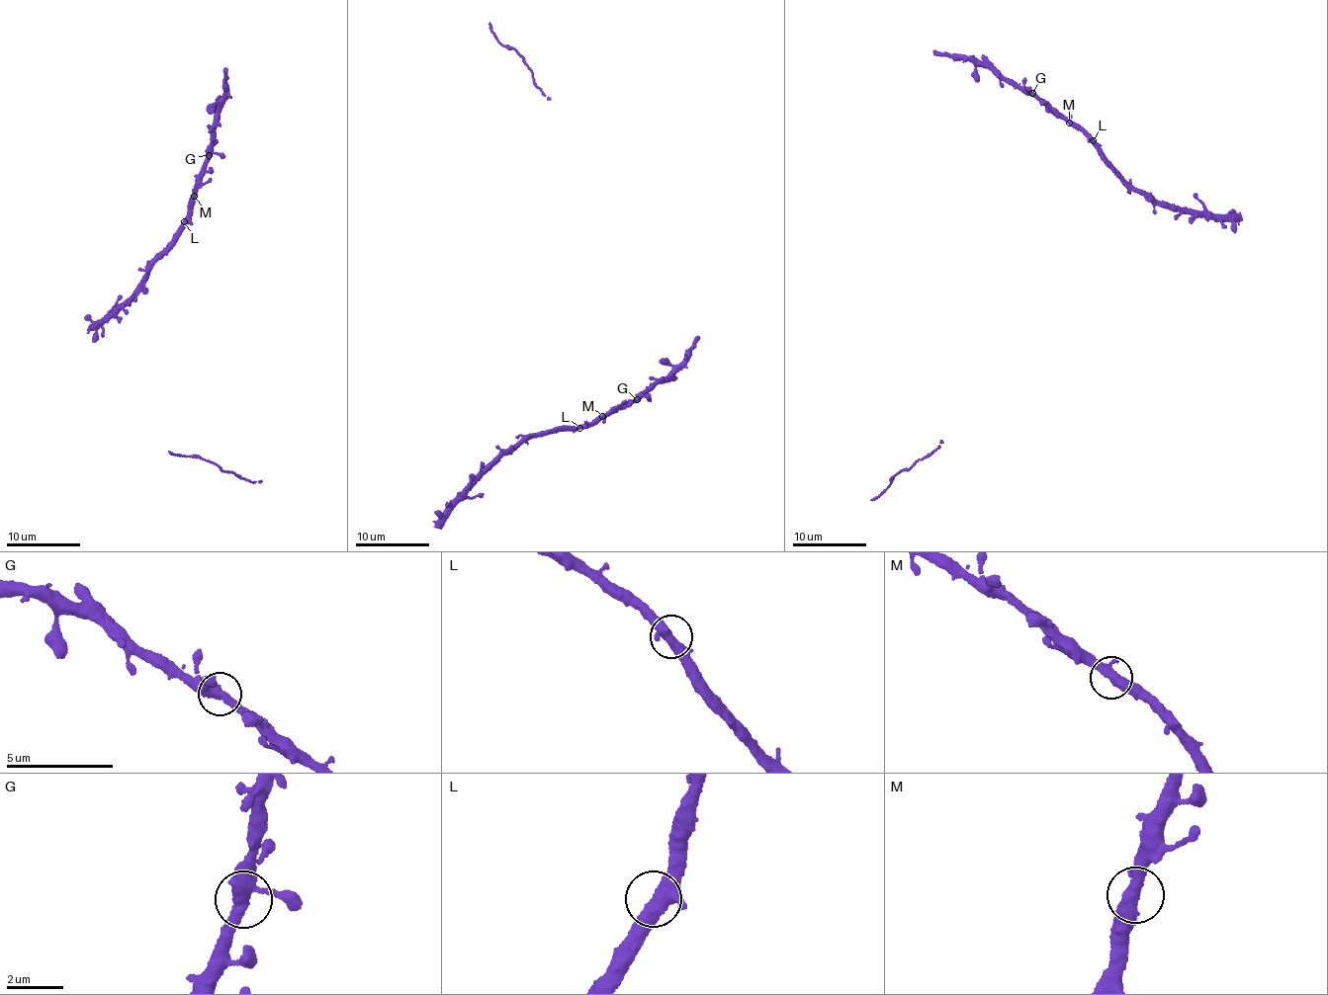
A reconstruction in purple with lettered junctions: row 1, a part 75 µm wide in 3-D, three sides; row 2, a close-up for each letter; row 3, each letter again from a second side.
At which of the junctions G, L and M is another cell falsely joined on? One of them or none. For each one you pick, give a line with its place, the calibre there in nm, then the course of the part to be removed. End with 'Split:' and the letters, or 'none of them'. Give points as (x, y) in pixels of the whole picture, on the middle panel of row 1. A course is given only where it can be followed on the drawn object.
Split: none of them

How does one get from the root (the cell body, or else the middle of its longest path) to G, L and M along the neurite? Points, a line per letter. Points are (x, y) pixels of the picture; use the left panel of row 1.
G: (167, 254), (180, 231), (210, 155)
L: (167, 254), (184, 221)
M: (167, 254), (194, 196)

